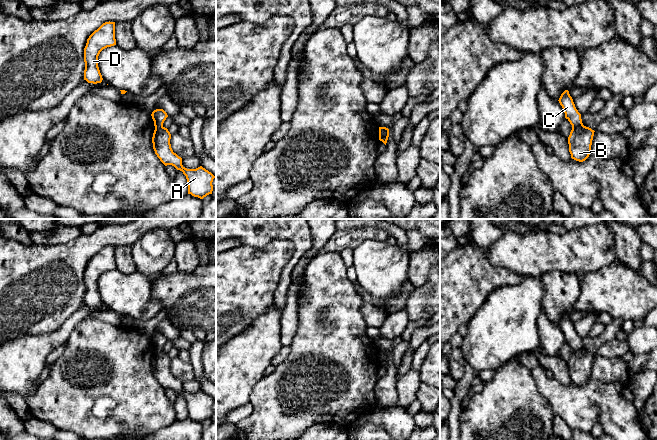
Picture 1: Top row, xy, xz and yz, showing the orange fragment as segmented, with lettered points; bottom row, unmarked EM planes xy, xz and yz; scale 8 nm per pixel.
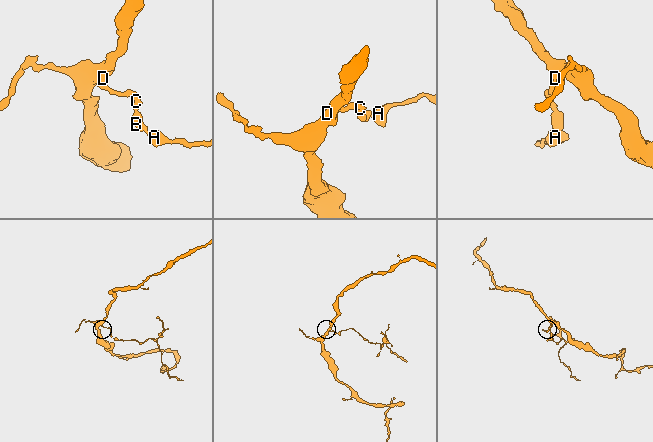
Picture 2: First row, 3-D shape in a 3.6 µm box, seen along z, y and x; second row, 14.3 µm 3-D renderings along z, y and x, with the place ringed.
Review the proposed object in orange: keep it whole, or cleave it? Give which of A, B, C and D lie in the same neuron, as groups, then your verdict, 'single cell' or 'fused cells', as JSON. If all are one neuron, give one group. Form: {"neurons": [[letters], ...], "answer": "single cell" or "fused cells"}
{"neurons": [["A", "B"], ["C", "D"]], "answer": "fused cells"}

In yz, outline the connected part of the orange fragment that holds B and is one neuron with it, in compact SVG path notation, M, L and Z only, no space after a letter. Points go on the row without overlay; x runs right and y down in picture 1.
M584 349L572 352L568 361L571 382L583 386L591 377L594 354Z

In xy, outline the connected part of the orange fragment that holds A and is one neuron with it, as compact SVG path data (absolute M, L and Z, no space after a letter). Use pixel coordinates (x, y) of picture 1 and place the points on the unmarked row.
M165 351L155 352L152 367L155 378L165 389L172 389L183 396L187 403L188 418L203 423L213 415L215 400L203 392L187 393L182 389L182 382L173 376L170 368L171 358Z

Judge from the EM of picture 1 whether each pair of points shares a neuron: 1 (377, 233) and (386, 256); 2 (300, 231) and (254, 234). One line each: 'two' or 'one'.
1: two
2: one

